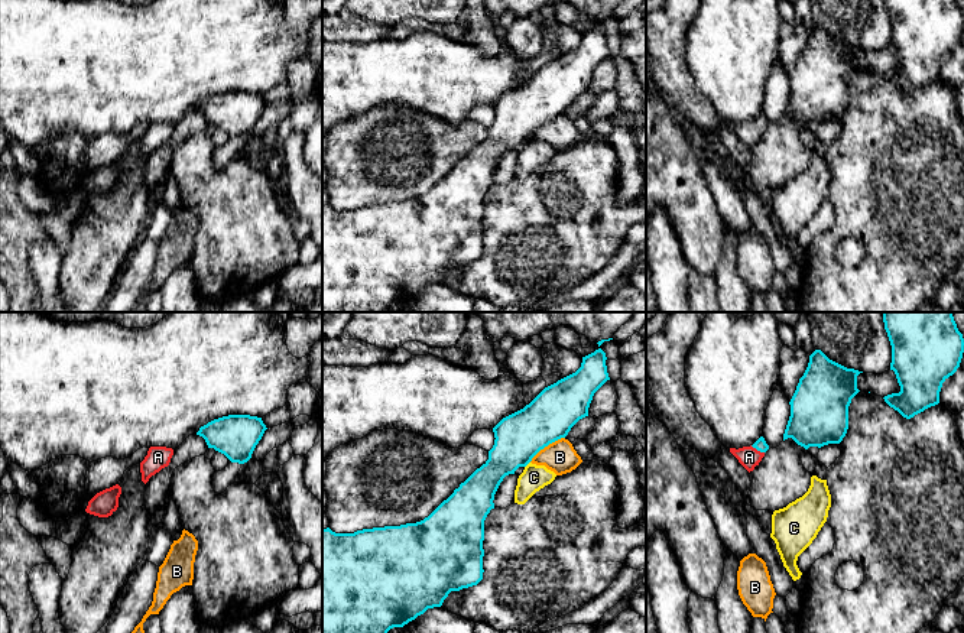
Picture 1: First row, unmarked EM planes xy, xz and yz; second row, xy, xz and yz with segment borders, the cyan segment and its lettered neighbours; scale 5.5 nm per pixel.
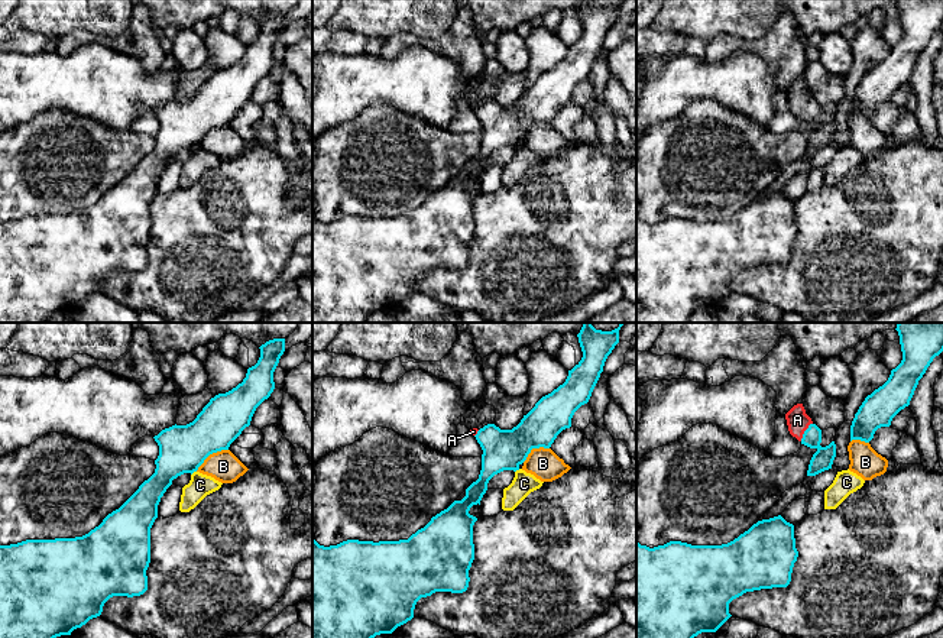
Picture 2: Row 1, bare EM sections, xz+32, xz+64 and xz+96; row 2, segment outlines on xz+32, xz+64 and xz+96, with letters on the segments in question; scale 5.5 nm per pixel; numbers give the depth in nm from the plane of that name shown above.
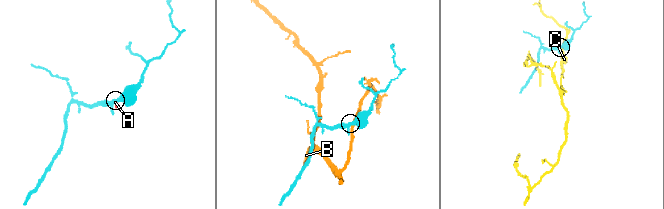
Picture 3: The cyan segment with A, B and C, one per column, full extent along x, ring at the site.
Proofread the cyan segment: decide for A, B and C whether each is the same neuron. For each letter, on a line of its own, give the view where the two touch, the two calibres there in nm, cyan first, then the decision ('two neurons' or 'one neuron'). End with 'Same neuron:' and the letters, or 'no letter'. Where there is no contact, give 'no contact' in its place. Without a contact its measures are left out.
A: contact in yz; calibres 70 and 120 nm; one neuron
B: contact in xz; calibres 280 and 180 nm; two neurons
C: contact in xz; calibres 280 and 140 nm; two neurons
Same neuron: A

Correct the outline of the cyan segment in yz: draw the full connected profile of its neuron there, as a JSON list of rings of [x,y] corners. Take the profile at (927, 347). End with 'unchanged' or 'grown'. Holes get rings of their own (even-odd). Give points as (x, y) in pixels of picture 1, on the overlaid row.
[[[882,312],[892,345],[890,370],[900,386],[899,393],[885,396],[885,402],[903,418],[911,419],[939,403],[942,383],[960,367],[964,338],[952,312]]]; unchanged

